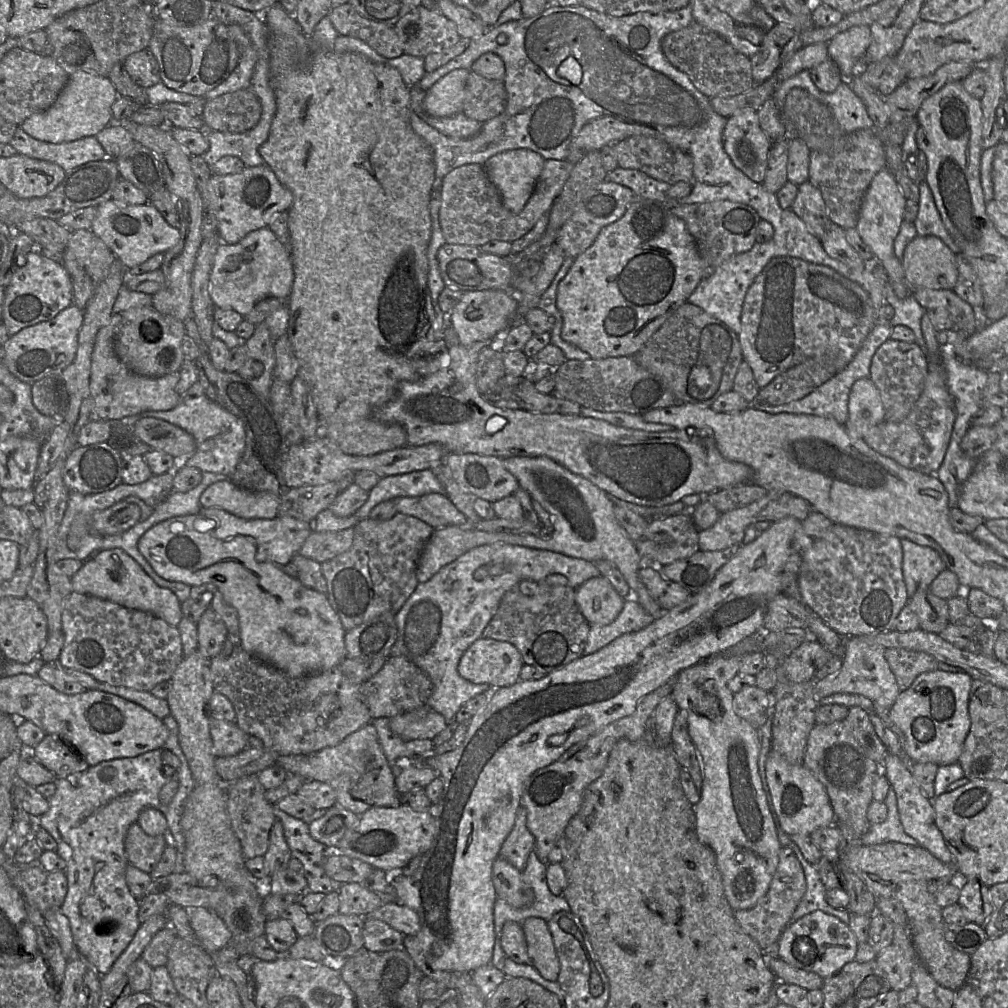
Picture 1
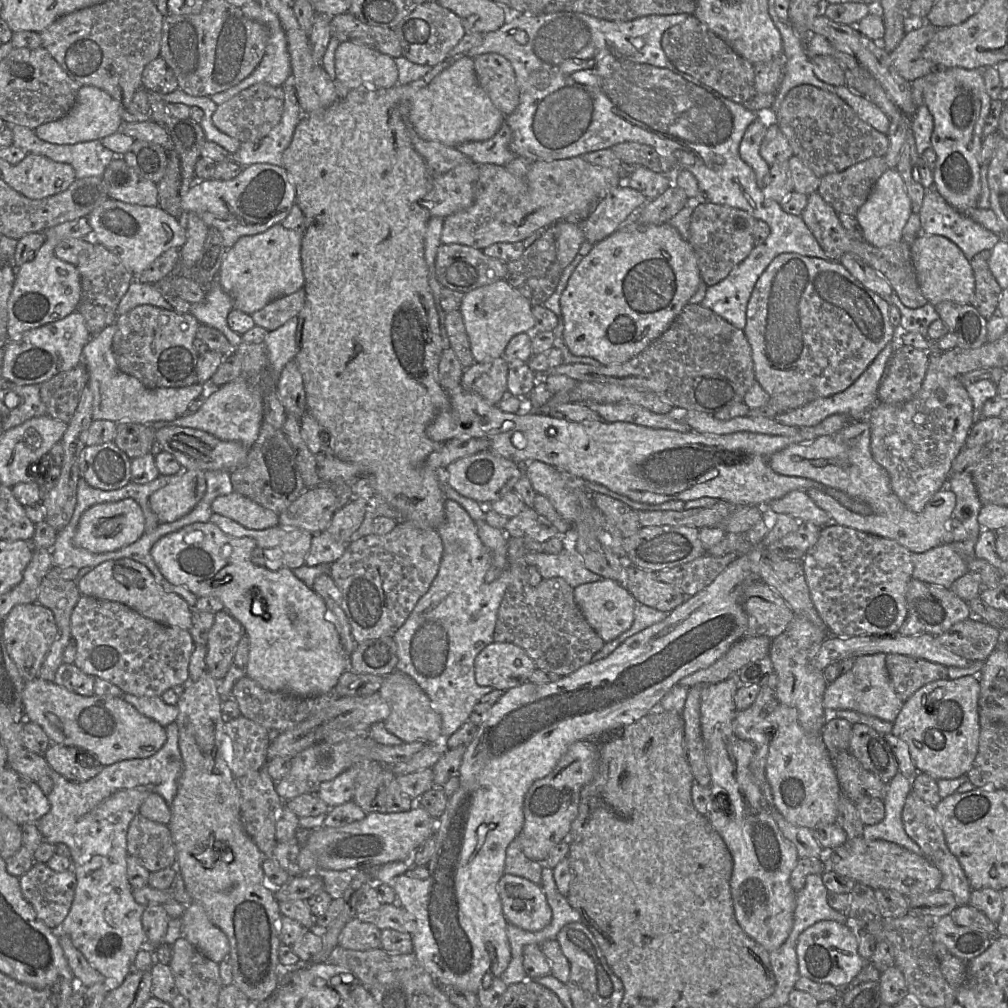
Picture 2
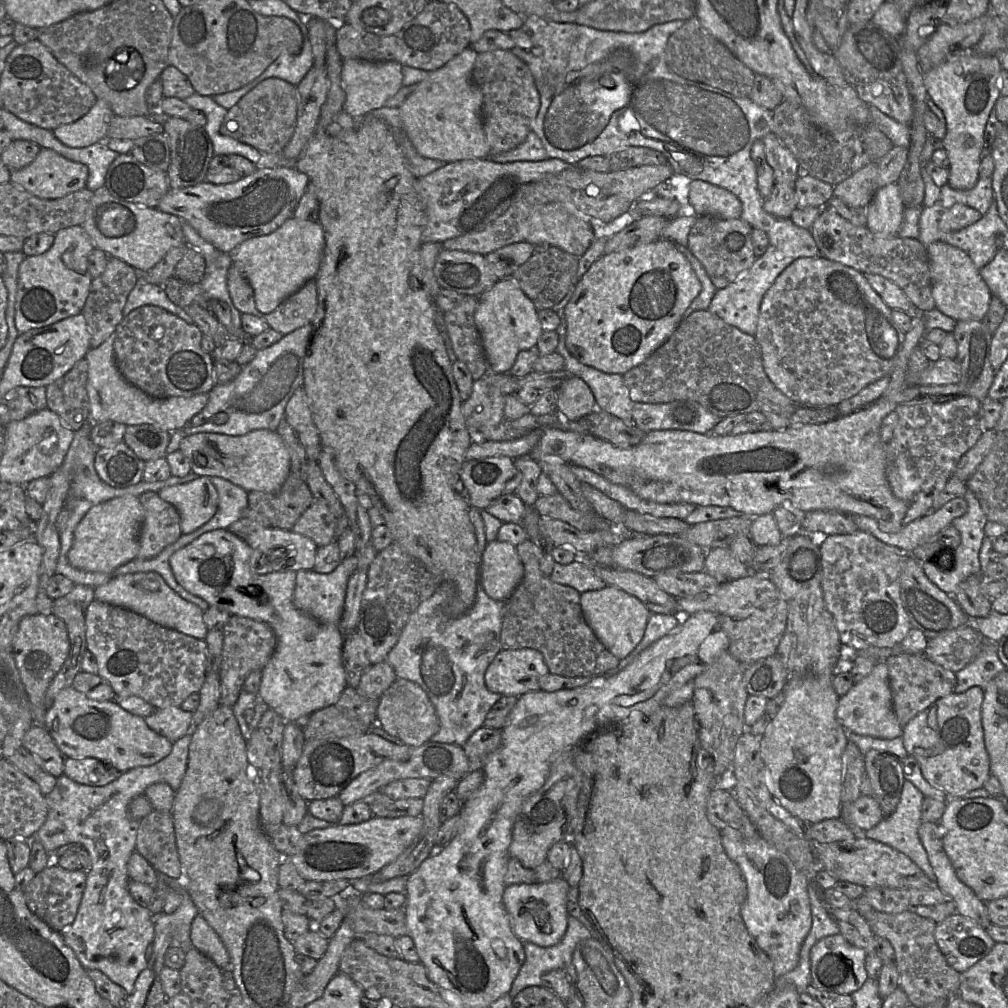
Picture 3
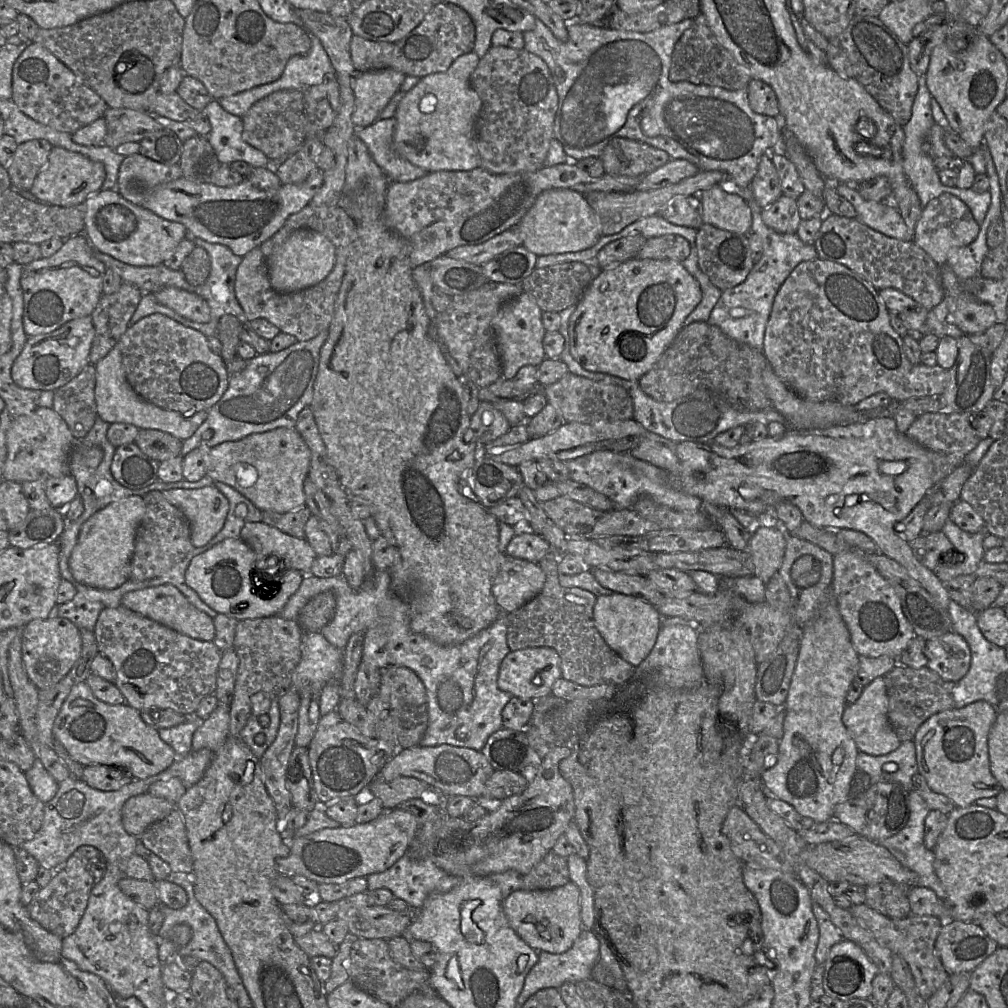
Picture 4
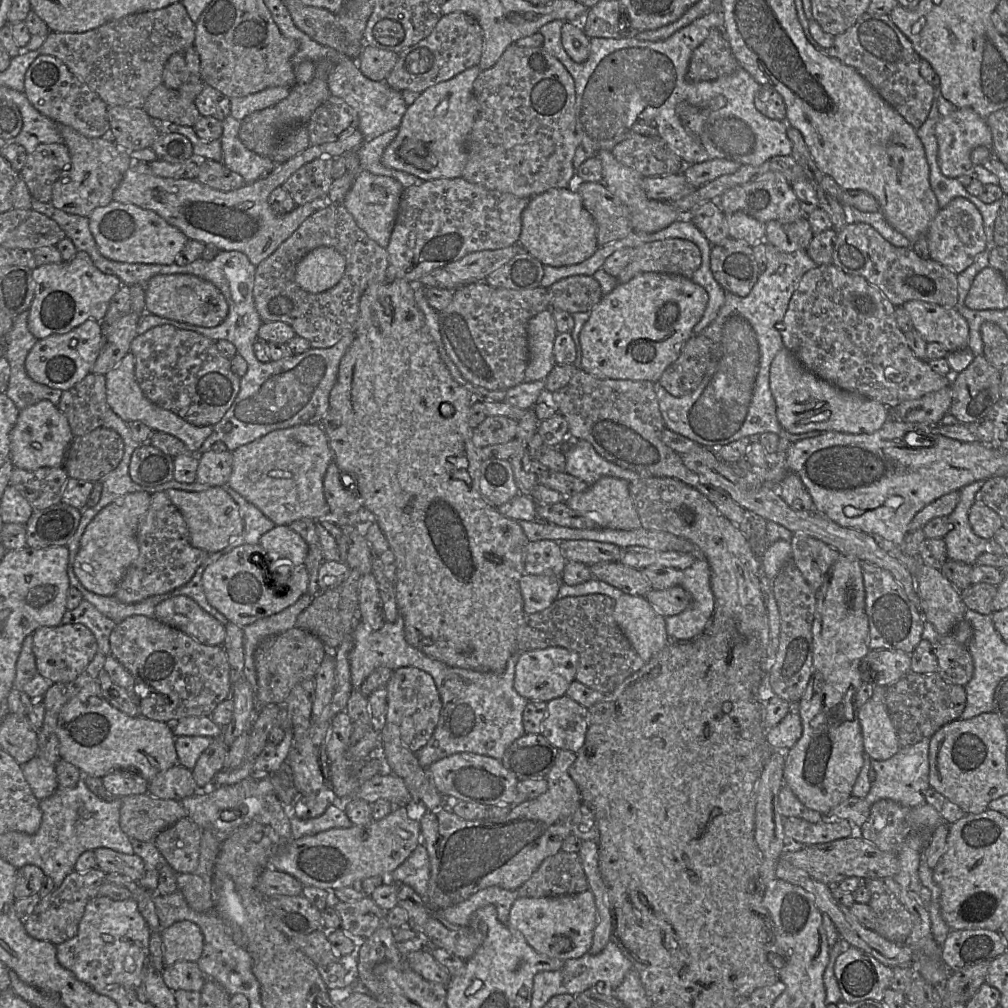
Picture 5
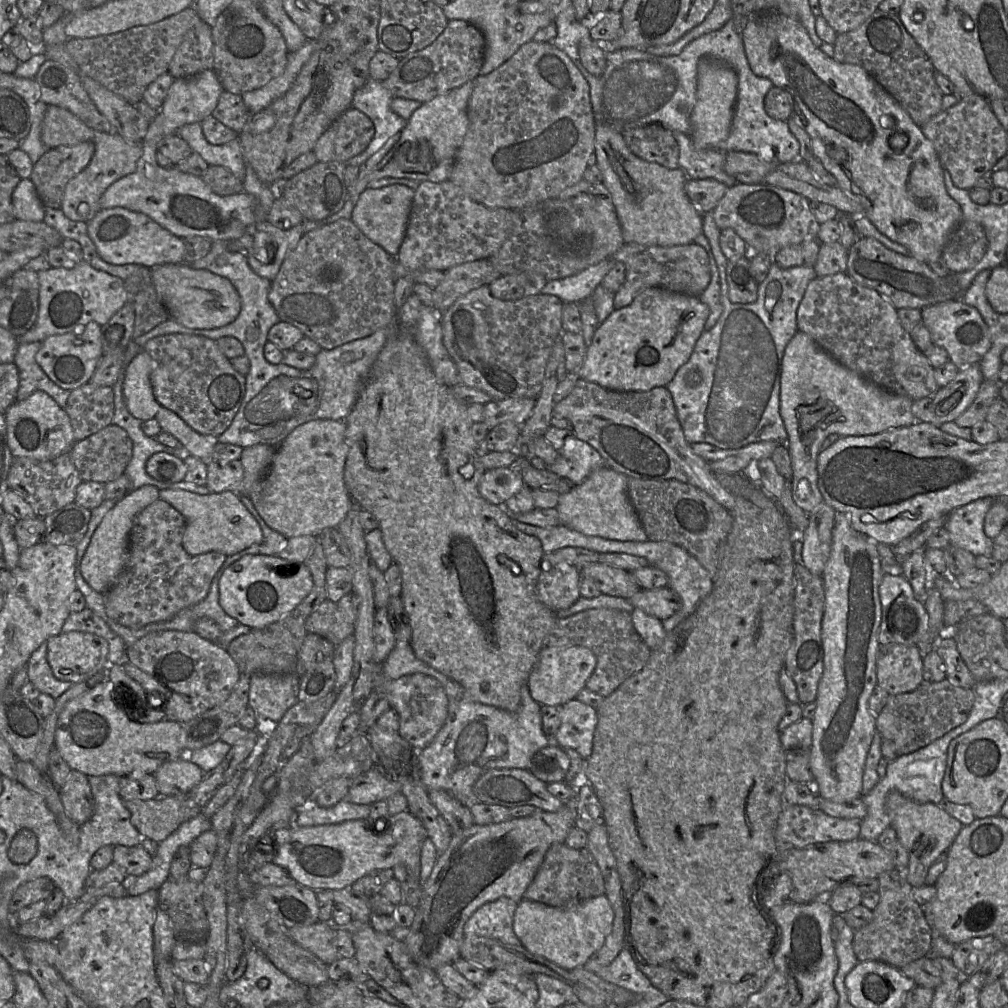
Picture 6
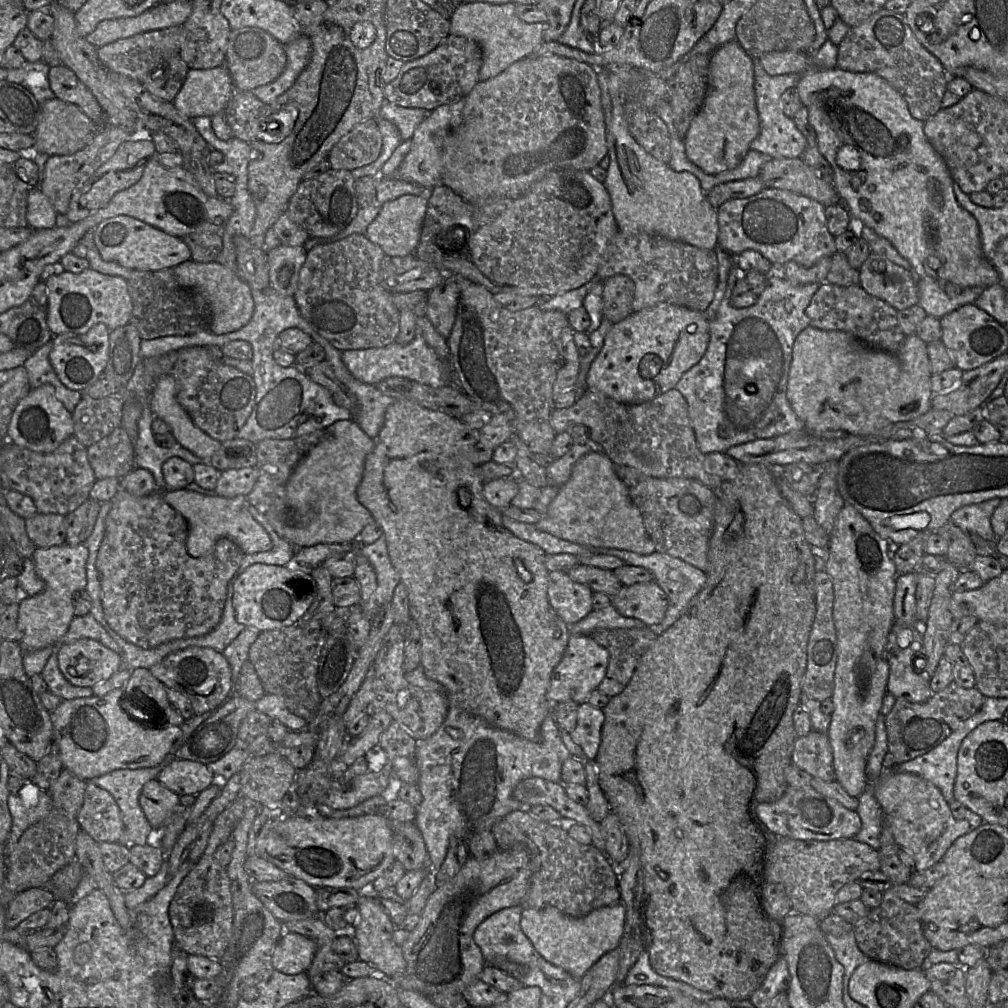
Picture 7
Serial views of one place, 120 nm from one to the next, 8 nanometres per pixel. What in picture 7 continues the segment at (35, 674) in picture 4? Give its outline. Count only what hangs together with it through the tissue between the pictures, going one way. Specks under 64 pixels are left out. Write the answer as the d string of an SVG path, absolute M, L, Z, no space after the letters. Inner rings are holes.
M89 638L57 644L57 658L66 680L80 687L91 688L106 681L123 667L120 654Z

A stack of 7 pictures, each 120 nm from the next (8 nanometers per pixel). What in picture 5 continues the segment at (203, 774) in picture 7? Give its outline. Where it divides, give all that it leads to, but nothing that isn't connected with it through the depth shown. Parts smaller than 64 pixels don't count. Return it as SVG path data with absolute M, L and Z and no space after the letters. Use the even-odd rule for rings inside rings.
M178 764L157 774L149 781L148 787L148 793L154 797L178 801L199 790L192 770Z

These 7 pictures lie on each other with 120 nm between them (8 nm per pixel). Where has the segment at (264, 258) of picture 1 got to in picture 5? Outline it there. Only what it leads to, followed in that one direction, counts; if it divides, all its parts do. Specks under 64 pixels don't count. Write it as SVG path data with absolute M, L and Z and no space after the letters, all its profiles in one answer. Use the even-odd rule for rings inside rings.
M321 246L306 254L297 264L296 283L305 291L319 293L335 286L346 268L345 258L336 249Z

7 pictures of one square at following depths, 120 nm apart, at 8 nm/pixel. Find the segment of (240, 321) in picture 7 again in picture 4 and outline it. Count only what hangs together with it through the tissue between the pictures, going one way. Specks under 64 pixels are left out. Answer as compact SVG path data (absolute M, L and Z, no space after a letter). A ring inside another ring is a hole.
M164 287L153 293L160 304L198 323L210 321L210 307L199 295L175 287Z

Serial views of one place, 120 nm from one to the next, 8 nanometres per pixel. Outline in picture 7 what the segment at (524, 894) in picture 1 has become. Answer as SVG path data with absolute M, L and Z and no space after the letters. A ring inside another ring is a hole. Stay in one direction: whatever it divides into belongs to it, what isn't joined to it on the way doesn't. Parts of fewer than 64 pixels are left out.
M622 902L595 909L580 918L567 916L553 906L524 906L520 927L542 958L580 980L604 954L619 947L624 922L625 906Z

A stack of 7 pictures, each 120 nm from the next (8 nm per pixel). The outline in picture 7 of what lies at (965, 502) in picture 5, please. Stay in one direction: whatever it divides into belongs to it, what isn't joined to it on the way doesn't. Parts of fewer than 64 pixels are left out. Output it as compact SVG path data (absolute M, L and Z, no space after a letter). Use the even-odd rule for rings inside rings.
M993 498L981 503L970 504L957 509L950 522L967 534L977 534L985 540L996 541L998 538L991 527L991 516L1002 499Z

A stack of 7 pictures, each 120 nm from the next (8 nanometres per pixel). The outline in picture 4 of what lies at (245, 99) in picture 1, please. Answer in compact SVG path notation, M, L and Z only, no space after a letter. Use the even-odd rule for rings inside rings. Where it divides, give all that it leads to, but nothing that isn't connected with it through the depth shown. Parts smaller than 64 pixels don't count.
M280 90L257 101L241 117L242 139L263 152L269 160L293 154L307 139L303 91Z

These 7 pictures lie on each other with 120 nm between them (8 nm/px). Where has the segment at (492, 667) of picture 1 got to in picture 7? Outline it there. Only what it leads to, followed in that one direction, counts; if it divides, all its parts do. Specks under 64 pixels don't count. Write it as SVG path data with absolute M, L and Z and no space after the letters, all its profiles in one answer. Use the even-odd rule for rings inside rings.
M571 634L562 659L553 670L547 699L551 704L566 701L573 701L578 704L587 702L592 691L597 689L604 679L608 662L607 649L599 645L593 638L584 634Z

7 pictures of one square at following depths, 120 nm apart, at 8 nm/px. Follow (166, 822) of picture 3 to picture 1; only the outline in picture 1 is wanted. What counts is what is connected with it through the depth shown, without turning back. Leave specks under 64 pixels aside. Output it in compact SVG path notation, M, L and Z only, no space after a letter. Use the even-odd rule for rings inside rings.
M138 822L132 823L124 839L125 853L129 864L150 874L170 842L168 834L150 836L143 831Z

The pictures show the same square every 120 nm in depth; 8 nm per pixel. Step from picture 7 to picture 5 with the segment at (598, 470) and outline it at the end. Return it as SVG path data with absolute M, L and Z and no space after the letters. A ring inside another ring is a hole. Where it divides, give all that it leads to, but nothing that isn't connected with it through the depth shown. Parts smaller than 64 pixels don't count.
M604 476L586 490L564 498L567 506L590 518L598 528L633 530L641 527L637 511L630 497L629 482L624 479Z

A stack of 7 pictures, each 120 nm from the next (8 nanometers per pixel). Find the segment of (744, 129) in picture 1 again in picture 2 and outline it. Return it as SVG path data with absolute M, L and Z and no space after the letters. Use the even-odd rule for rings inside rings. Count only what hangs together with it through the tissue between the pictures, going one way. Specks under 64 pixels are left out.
M765 117L757 118L746 129L739 146L739 155L754 171L760 189L770 183L770 166L760 154L761 143L765 137L767 124Z

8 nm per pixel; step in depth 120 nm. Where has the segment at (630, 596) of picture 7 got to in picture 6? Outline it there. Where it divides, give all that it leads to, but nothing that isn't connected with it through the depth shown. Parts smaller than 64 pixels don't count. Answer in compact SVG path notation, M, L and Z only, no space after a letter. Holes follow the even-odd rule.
M669 587L640 589L628 600L634 608L661 621L674 615L681 607L680 597Z

